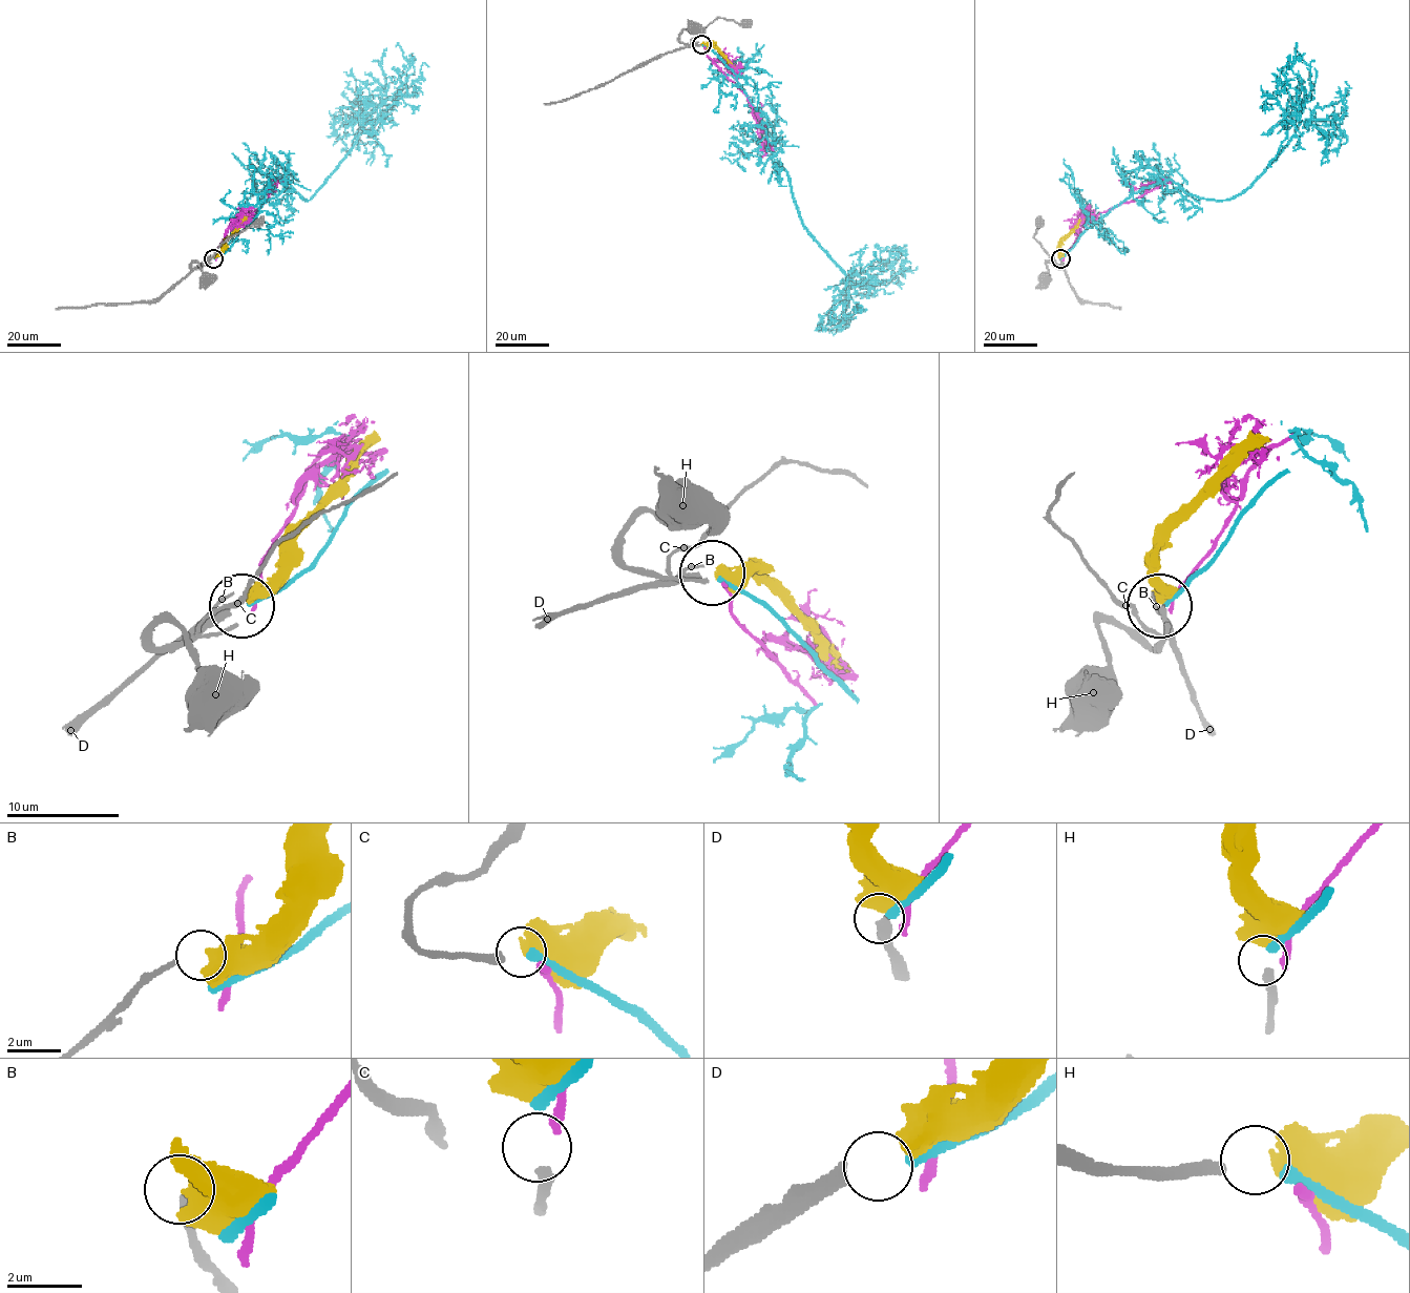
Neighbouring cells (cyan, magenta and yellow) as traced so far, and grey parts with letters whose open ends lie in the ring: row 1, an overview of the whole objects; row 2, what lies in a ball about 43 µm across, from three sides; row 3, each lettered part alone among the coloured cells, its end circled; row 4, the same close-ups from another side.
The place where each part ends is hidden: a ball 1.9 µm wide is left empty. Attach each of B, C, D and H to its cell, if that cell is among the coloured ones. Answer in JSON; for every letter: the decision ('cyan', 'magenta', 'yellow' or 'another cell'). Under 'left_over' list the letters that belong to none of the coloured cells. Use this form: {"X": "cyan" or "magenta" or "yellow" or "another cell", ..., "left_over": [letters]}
{"B": "another cell", "C": "magenta", "D": "yellow", "H": "cyan", "left_over": ["B"]}

